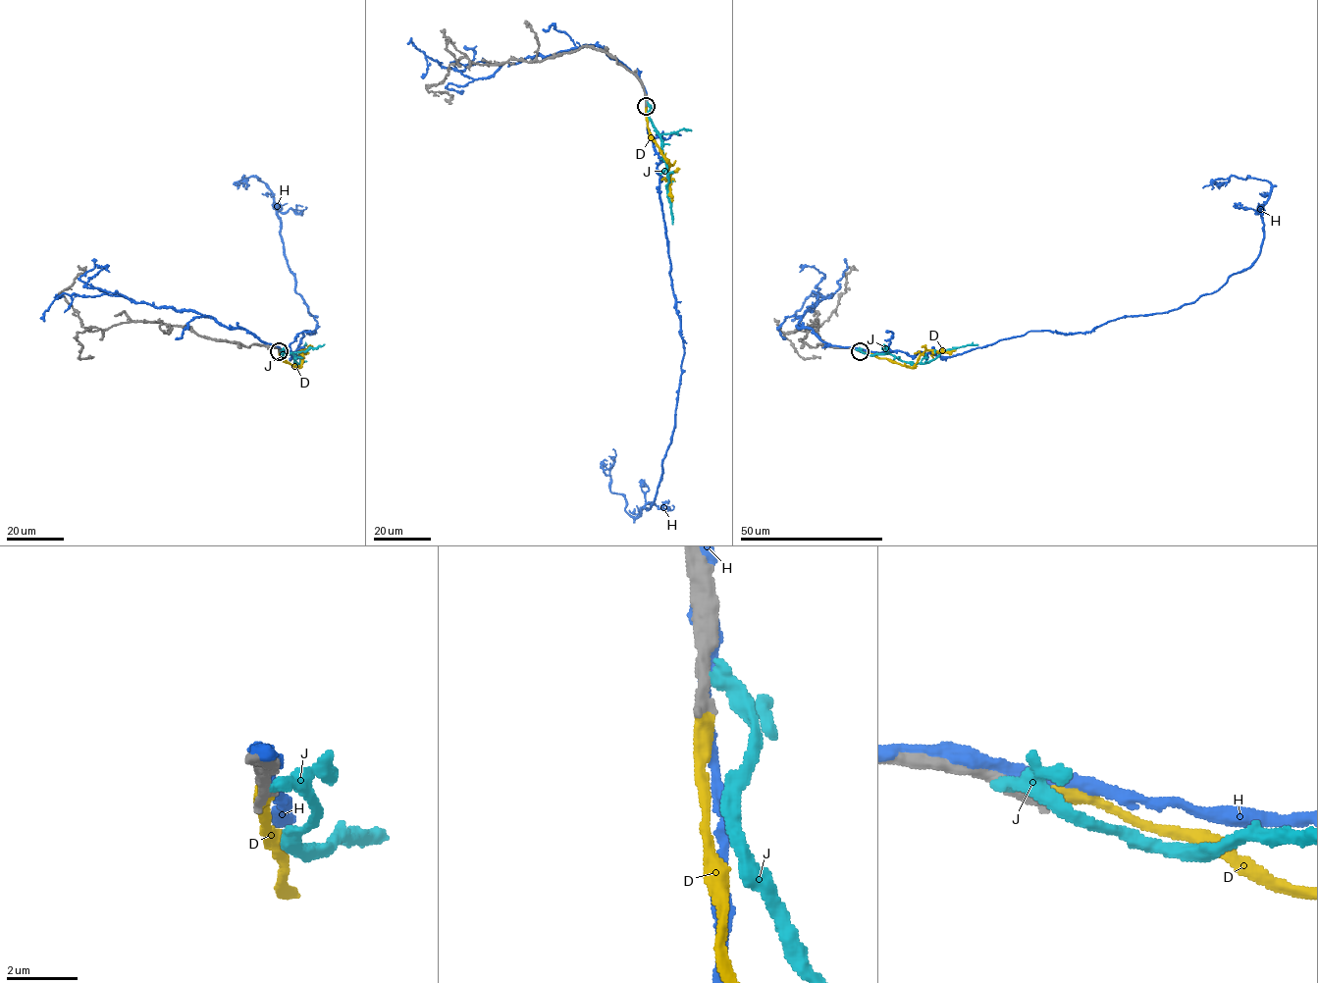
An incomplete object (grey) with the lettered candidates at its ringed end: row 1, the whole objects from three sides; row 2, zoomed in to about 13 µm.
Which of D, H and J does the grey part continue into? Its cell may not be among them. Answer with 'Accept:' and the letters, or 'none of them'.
Accept: D

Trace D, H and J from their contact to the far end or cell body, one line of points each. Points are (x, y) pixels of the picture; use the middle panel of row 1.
D: (646, 106), (650, 138), (668, 163), (666, 171), (672, 202)
H: (646, 106), (683, 356), (672, 441), (654, 502), (638, 516), (610, 491), (612, 449)
J: (646, 103), (650, 107), (649, 119), (661, 141), (672, 224)

